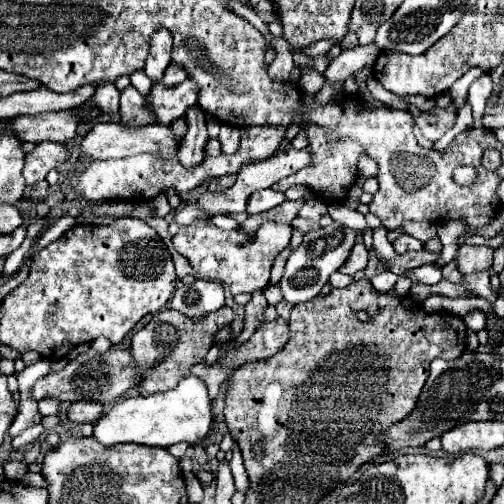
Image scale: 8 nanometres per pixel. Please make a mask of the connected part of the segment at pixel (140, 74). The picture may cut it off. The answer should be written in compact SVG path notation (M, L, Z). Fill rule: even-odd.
M144 70L132 72L132 74L130 74L130 80L132 80L132 84L134 84L144 96L150 92L150 88L152 88L152 84L154 84L154 82L144 74Z

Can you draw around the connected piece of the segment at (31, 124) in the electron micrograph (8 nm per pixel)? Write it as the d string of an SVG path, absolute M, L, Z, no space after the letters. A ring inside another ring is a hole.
M60 110L44 112L36 116L16 116L12 118L12 130L24 142L56 142L70 144L76 136L78 124L82 124L80 110Z

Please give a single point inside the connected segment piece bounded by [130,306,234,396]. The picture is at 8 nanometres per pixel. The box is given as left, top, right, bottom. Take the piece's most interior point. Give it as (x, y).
(166, 348)

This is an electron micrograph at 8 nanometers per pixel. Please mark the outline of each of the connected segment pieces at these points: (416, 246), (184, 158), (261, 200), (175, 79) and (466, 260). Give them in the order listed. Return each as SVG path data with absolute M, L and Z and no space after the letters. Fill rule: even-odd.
M400 234L400 236L394 240L394 250L396 250L398 254L410 252L410 250L420 250L420 248L422 248L420 240L416 240L416 238L408 236L408 234Z
M192 106L186 112L186 120L190 127L184 140L182 140L182 148L178 150L178 158L184 166L194 166L202 160L204 156L204 148L206 148L209 135L207 132L207 118L198 106Z
M260 190L252 196L252 200L248 200L248 214L256 214L256 212L264 212L264 210L270 210L278 204L282 204L286 200L284 192L276 192L276 190Z
M170 64L170 66L166 68L166 72L164 72L162 84L164 84L164 86L176 86L176 84L184 82L186 78L188 78L188 74L186 74L184 68L180 68L180 66L176 66L176 64Z
M460 246L460 256L456 258L460 262L460 272L482 272L492 266L492 252L488 246Z

